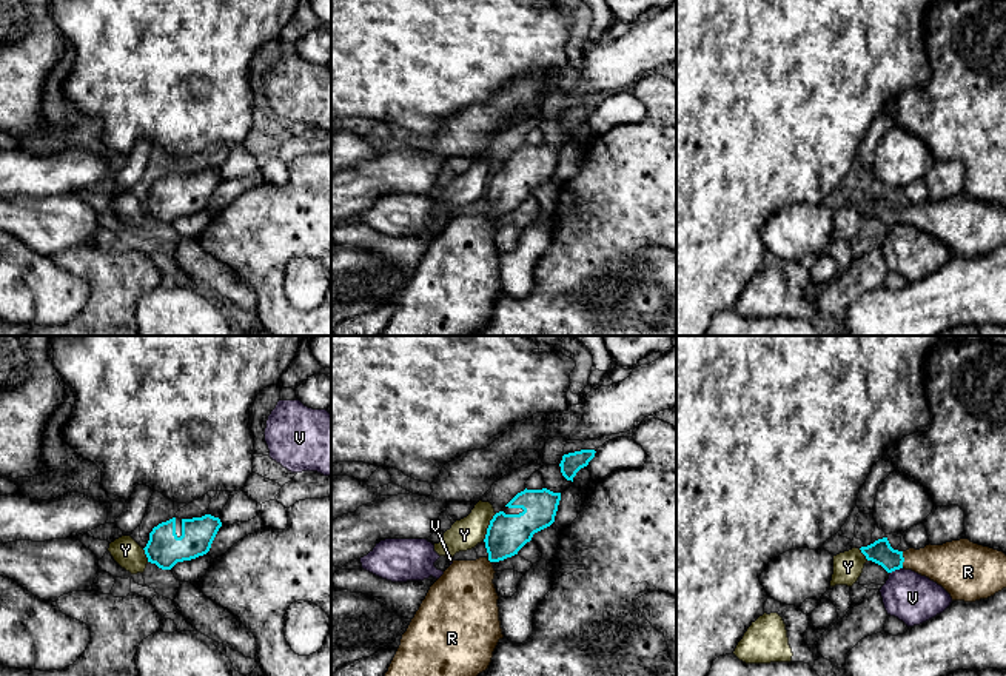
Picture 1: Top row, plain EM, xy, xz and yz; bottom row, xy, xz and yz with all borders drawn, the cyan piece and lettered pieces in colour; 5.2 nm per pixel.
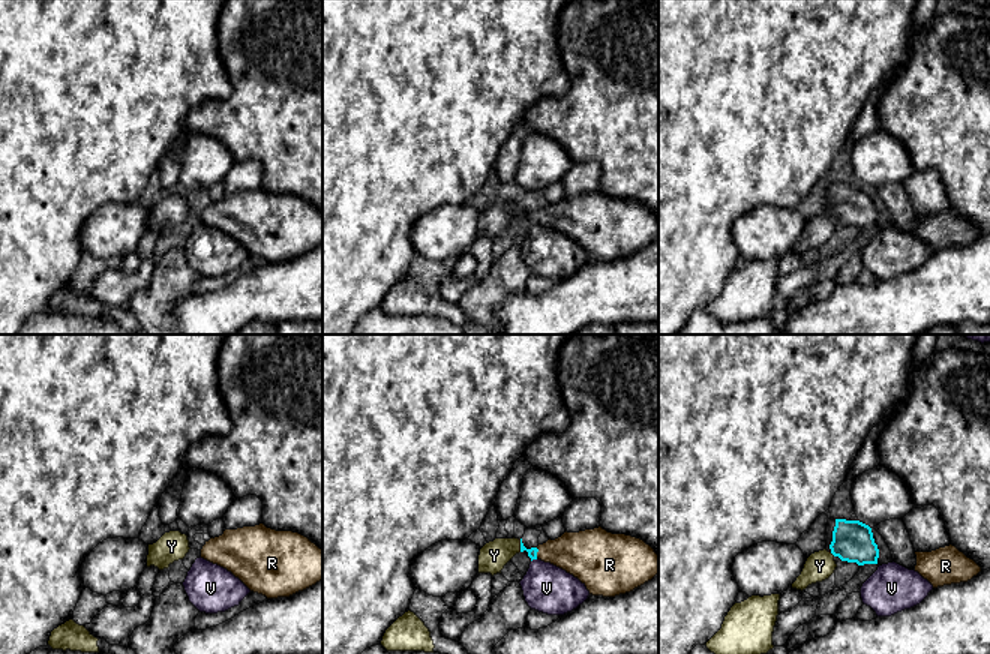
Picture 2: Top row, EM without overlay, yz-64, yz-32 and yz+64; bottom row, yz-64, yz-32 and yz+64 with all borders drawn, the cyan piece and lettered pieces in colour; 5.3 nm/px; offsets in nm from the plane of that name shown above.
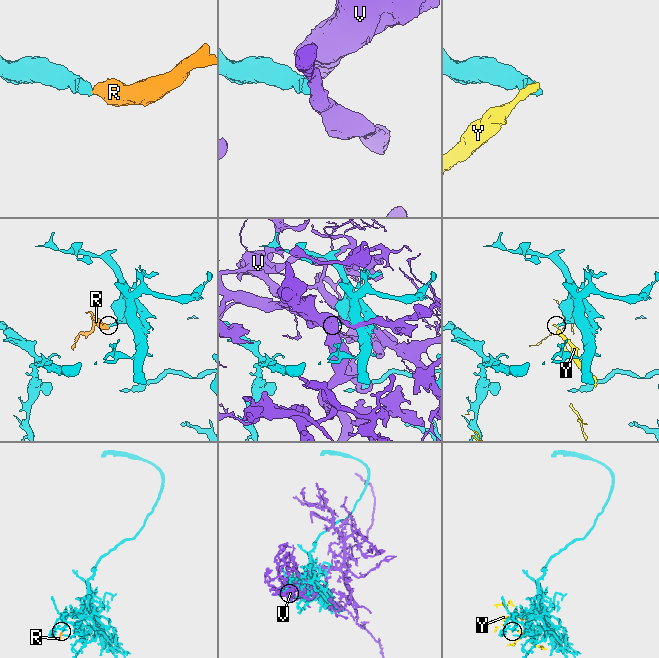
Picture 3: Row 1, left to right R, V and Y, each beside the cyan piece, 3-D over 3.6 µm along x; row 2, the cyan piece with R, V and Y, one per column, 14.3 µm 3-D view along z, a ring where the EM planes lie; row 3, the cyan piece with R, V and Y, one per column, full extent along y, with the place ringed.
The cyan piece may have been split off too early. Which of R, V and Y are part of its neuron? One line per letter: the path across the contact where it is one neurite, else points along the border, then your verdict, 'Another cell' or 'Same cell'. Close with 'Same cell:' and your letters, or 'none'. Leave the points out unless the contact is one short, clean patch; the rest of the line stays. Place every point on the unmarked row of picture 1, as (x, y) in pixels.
R: Path across: yz (880, 207), (889, 214), (903, 214), (951, 219). Same cell
V: Another cell
Y: Boundary: xz (496, 168), (482, 196). Another cell
Same cell: R

